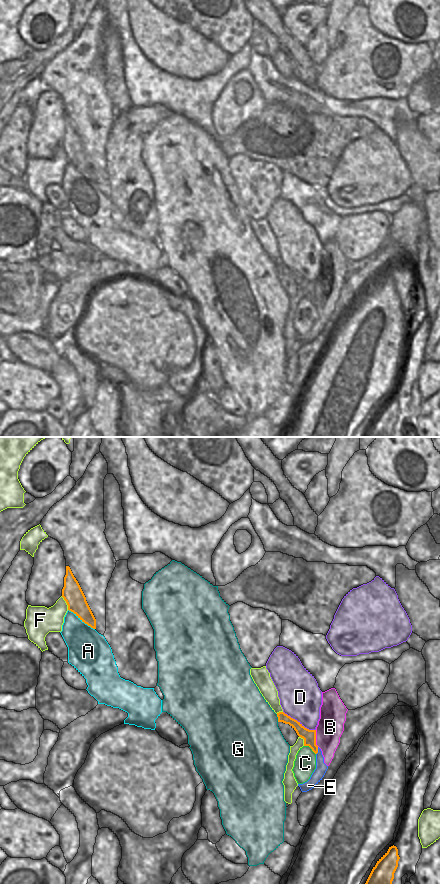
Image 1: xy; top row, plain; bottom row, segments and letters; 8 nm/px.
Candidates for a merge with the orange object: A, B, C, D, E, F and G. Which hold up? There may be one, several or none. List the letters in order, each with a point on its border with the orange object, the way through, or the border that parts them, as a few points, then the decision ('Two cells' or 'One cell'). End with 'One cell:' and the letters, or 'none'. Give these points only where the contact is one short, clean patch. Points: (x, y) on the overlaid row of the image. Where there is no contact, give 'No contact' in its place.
A: Touches orange at xy (81, 619). Two cells
B: Touches orange at xy (315, 738). Boundary: xy (315, 730), (315, 743), (318, 746). Two cells
C: Touches orange at xy (310, 747). Boundary: xy (304, 745), (307, 745), (315, 754). Two cells
D: Touches orange at xy (299, 722). Boundary: xy (283, 711), (305, 727), (315, 730). Two cells
E: Touches orange at xy (317, 751). Boundary: xy (318, 747), (316, 754). Two cells
F: Touches orange at xy (66, 602). Two cells
G: Touches orange at xy (278, 718). Two cells
One cell: none.

